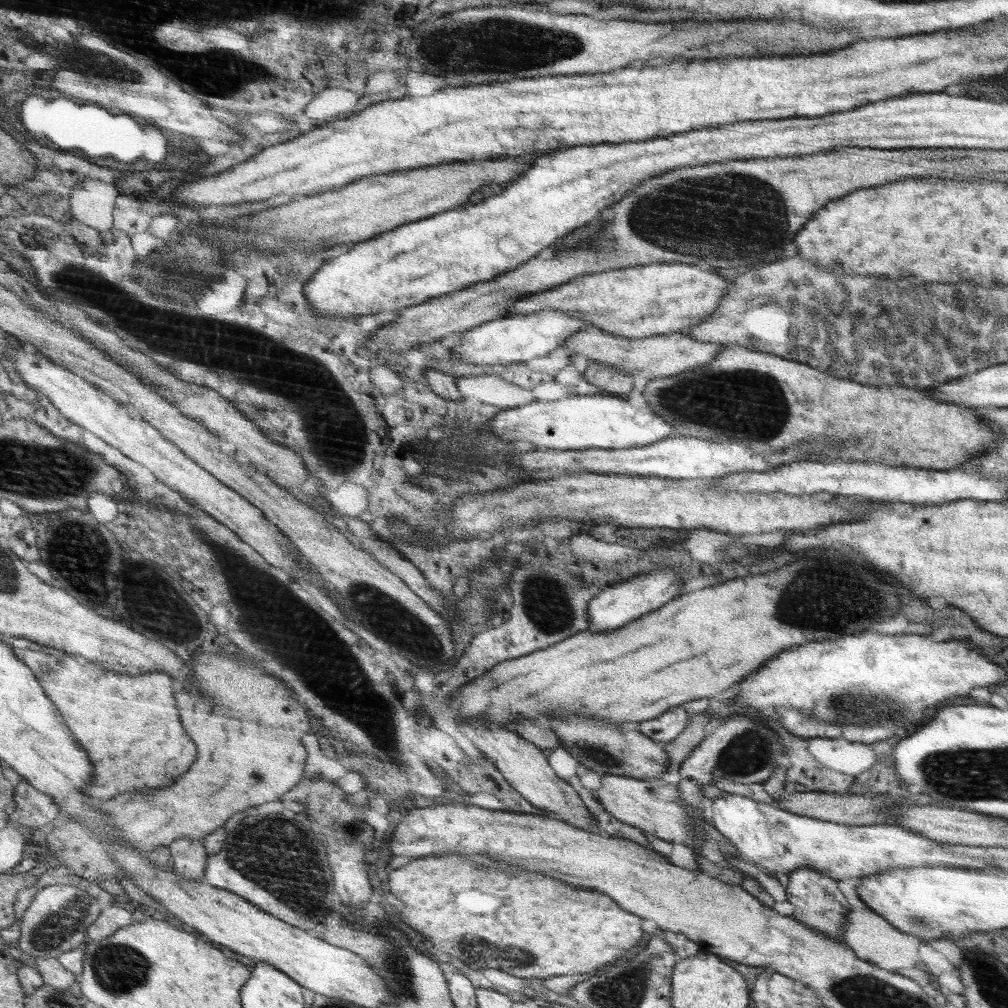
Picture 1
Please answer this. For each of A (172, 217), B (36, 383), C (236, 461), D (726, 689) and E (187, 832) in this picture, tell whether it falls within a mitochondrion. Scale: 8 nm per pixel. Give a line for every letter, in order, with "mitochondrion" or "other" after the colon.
A: other
B: other
C: other
D: other
E: other

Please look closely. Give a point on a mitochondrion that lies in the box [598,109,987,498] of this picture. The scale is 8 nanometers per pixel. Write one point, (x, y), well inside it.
(744, 220)

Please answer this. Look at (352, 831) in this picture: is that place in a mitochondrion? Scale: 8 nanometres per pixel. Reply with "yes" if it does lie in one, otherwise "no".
yes

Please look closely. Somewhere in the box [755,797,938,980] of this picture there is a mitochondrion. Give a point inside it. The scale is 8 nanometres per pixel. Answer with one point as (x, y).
(922, 923)

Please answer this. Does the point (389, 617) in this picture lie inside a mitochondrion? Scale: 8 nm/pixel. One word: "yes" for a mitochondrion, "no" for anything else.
yes

